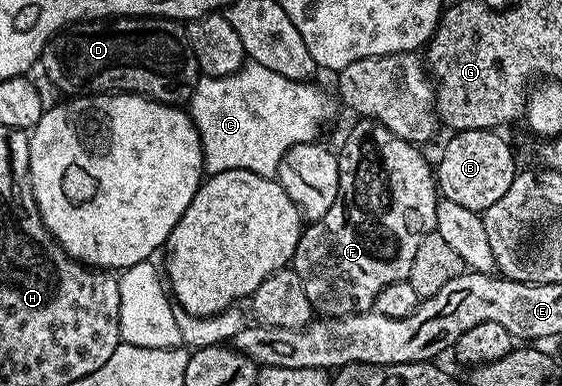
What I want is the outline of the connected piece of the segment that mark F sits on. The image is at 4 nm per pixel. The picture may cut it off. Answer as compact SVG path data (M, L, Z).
M368 119L354 120L353 130L345 137L341 149L337 153L339 163L339 191L335 203L331 203L331 211L323 215L317 221L309 221L301 230L301 238L295 247L291 267L299 275L303 287L307 291L307 299L313 304L314 310L323 317L350 317L352 313L368 313L373 309L375 299L383 287L387 287L396 281L407 281L411 275L411 263L415 259L415 251L419 251L419 243L427 233L434 232L437 227L437 202L439 200L439 190L435 176L434 166L429 165L429 161L420 153L418 146L412 141L399 139L387 127L383 127L377 121Z

